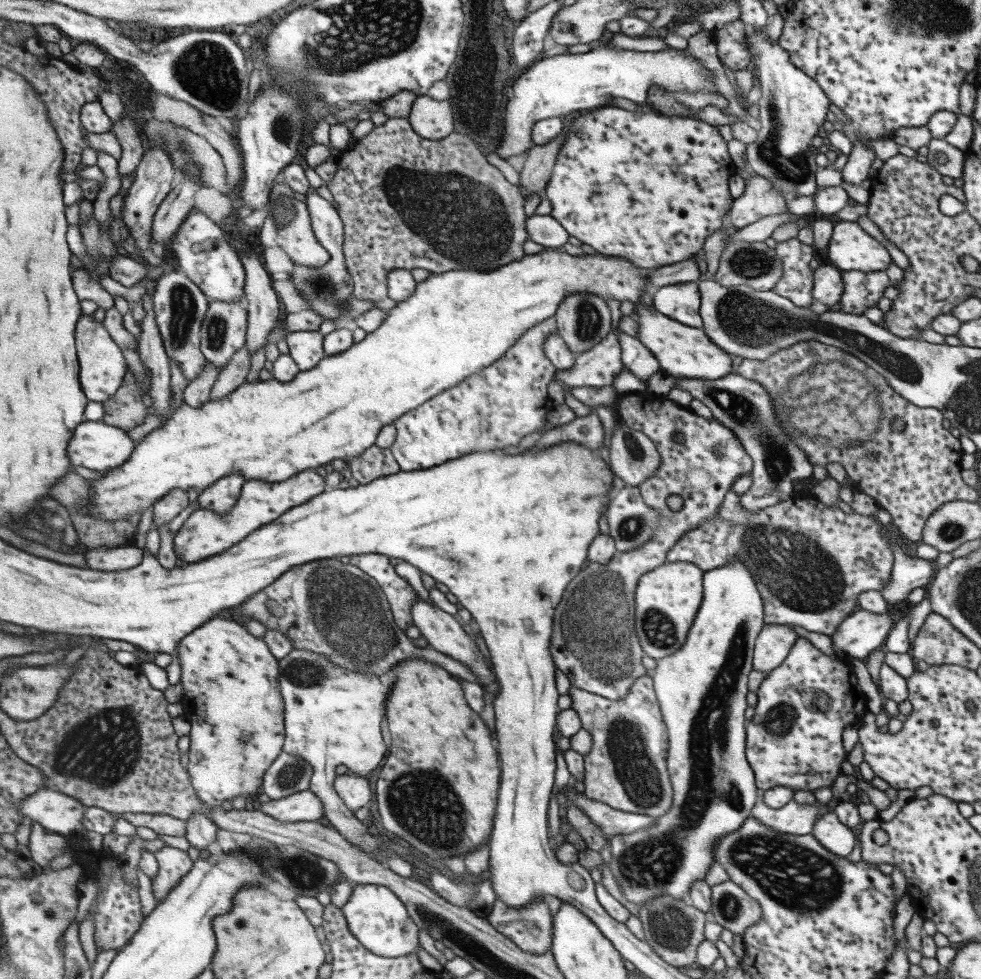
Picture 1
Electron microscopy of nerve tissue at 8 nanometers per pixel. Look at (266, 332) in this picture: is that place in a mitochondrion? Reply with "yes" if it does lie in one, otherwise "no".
no

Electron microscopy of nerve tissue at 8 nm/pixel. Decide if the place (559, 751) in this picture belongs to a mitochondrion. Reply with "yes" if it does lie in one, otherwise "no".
no

